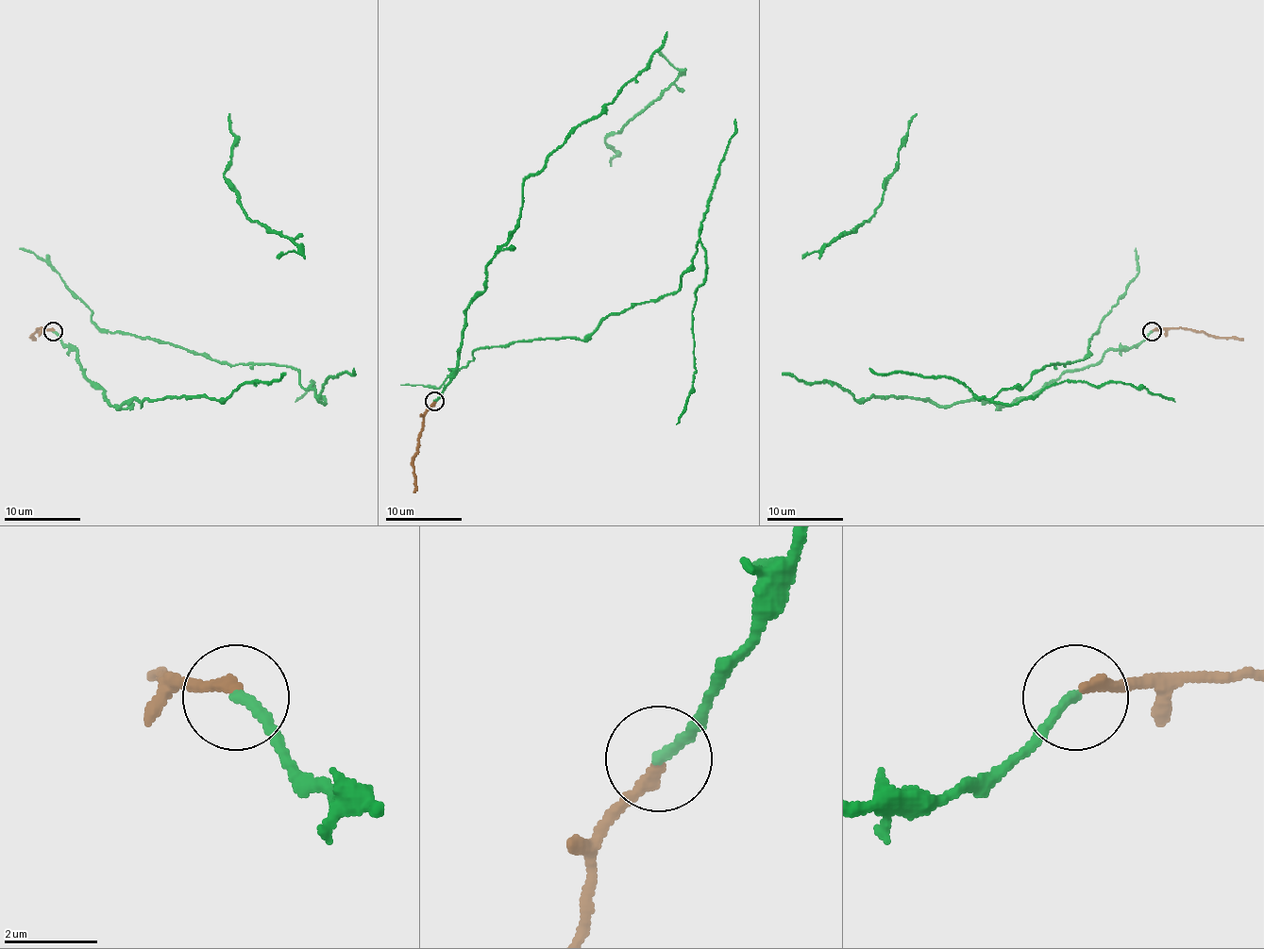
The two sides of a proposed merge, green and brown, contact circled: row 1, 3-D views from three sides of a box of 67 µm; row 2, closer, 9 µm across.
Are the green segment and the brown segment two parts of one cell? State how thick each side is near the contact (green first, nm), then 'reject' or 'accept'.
calibres 220 and 240 nm; reject

